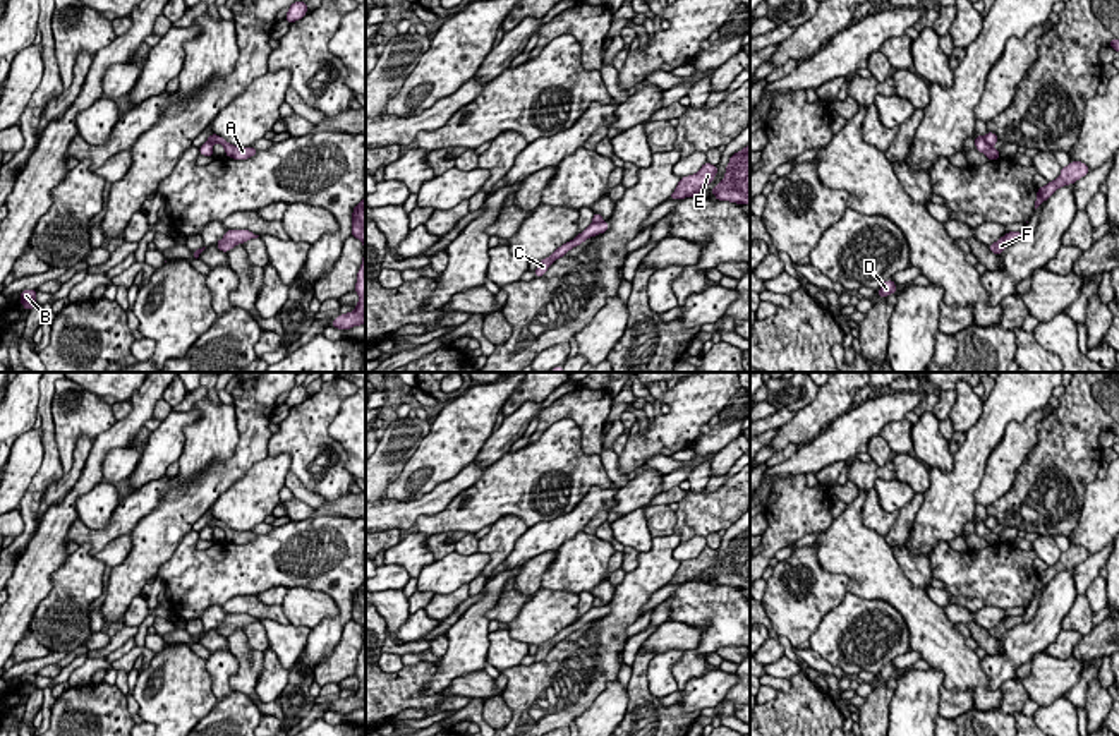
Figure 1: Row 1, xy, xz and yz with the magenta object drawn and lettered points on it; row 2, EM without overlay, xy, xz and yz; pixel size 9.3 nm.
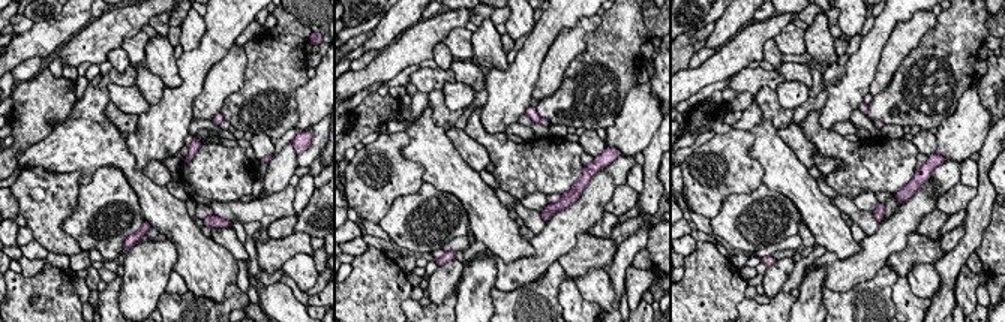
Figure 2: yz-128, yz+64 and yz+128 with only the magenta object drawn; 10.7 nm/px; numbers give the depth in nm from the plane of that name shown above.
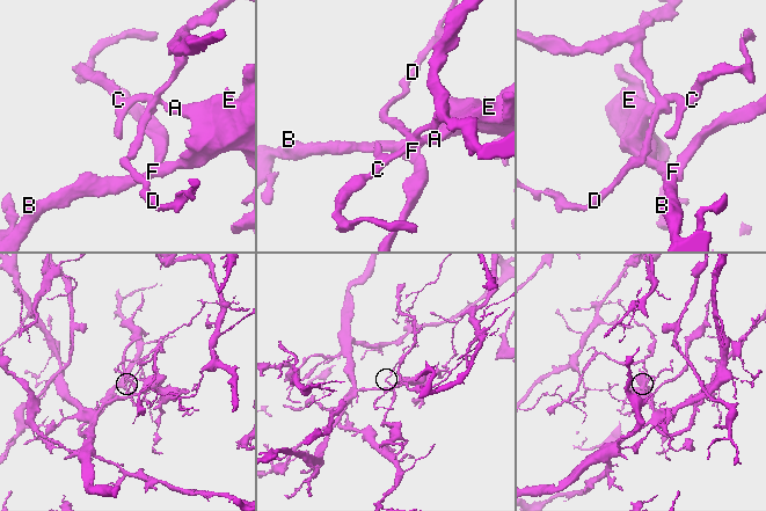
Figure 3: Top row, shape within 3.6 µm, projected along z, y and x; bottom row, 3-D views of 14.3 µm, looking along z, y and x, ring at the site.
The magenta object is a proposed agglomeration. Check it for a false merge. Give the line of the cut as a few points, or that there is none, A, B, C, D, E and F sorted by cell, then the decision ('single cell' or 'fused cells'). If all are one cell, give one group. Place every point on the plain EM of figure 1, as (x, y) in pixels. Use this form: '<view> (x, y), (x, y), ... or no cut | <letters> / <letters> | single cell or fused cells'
yz (984, 522), (991, 530) | A B C E F / D | fused cells

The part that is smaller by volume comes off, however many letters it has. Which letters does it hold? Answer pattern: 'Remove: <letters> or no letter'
Remove: D

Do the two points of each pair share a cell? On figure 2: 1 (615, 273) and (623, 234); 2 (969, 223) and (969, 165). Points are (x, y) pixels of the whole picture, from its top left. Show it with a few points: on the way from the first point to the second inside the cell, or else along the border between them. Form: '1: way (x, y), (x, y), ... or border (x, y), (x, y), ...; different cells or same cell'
1: border (648, 223), (644, 223), (618, 246); different cells
2: border (978, 162), (978, 184), (975, 187); different cells

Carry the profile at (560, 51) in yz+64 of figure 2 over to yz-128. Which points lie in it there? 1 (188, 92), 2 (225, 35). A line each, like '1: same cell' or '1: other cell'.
1: other cell
2: other cell

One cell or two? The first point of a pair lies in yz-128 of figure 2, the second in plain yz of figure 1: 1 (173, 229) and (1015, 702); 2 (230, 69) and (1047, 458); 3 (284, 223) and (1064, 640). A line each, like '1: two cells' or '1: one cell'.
1: two cells
2: two cells
3: one cell

